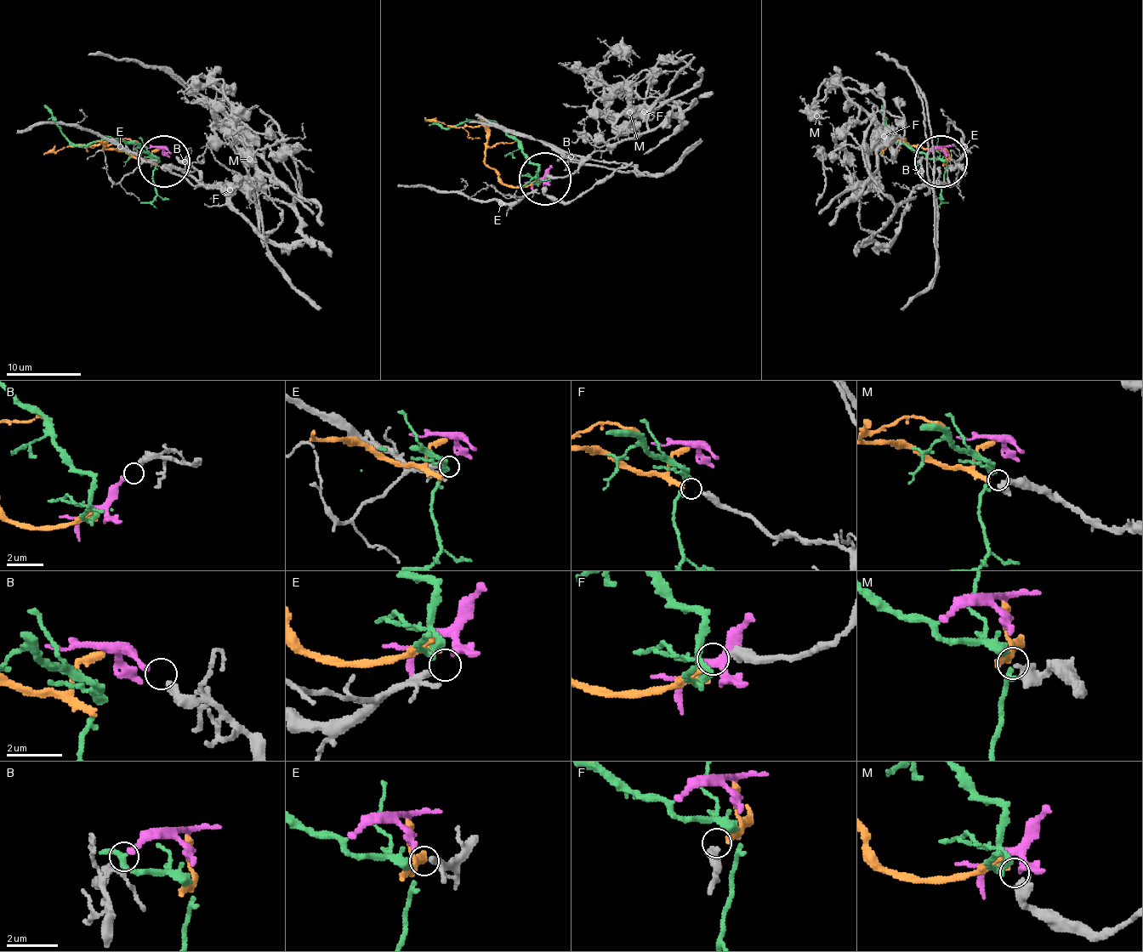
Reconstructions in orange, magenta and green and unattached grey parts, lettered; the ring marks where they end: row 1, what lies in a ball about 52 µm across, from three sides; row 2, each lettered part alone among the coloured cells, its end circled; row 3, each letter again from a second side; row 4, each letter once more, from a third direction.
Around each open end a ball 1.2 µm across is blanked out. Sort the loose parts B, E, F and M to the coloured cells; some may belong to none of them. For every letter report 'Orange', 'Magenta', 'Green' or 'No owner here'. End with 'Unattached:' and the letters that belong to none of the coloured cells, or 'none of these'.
B: Magenta
E: No owner here
F: Orange
M: Green
Unattached: E

